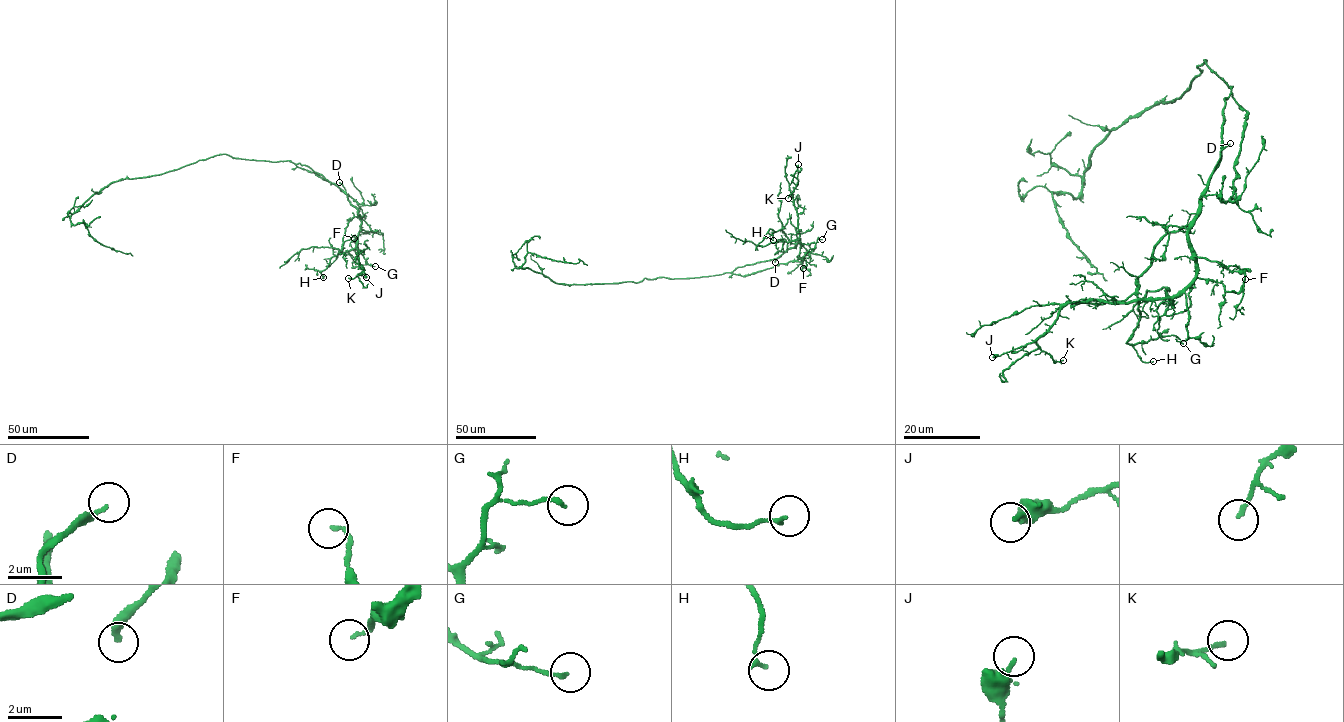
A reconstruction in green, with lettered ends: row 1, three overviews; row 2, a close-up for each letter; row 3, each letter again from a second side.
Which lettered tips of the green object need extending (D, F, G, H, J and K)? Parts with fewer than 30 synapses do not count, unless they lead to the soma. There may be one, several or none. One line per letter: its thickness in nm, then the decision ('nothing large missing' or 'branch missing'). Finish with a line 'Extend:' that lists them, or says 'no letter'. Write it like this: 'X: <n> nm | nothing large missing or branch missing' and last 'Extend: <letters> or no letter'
D: 260 nm | branch missing
F: 120 nm | nothing large missing
G: 140 nm | nothing large missing
H: 130 nm | nothing large missing
J: 240 nm | nothing large missing
K: 140 nm | nothing large missing
Extend: D

